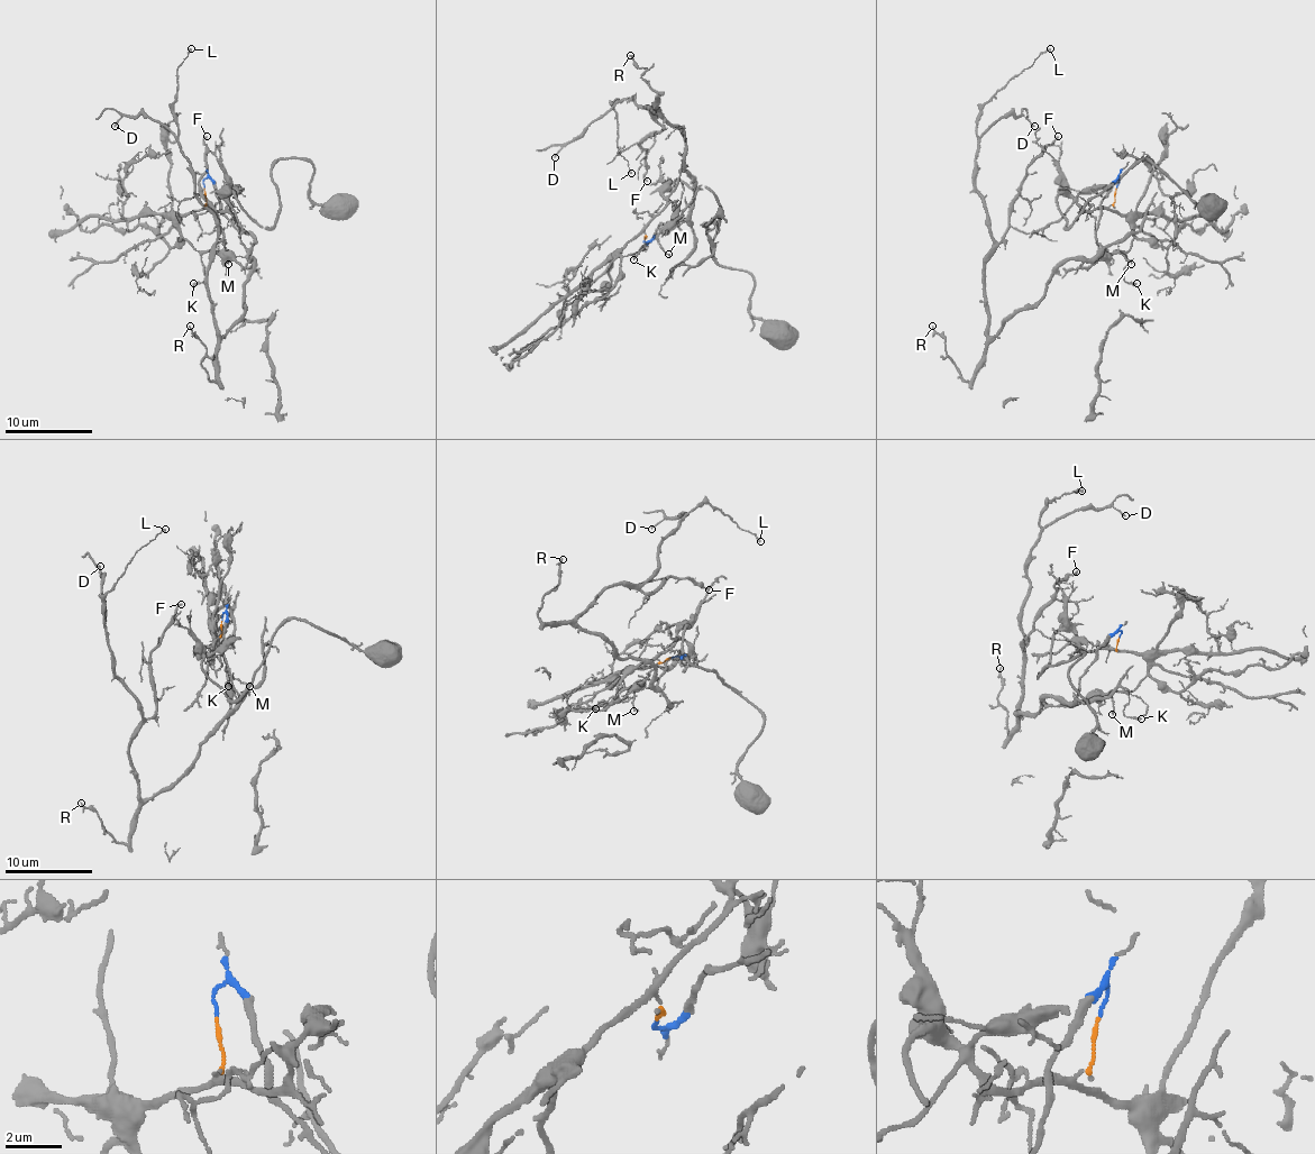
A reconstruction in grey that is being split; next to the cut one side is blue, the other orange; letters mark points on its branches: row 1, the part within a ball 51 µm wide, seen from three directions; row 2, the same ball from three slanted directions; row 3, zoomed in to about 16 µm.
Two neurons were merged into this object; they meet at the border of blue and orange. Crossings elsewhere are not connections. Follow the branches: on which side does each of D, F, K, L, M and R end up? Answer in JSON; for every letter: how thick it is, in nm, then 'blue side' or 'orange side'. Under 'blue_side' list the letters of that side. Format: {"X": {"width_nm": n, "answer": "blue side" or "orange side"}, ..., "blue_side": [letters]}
{"D": {"width_nm": 120, "answer": "blue side"}, "F": {"width_nm": 130, "answer": "blue side"}, "K": {"width_nm": 220, "answer": "orange side"}, "L": {"width_nm": 130, "answer": "blue side"}, "M": {"width_nm": 120, "answer": "orange side"}, "R": {"width_nm": 130, "answer": "blue side"}, "blue_side": ["D", "F", "L", "R"]}

